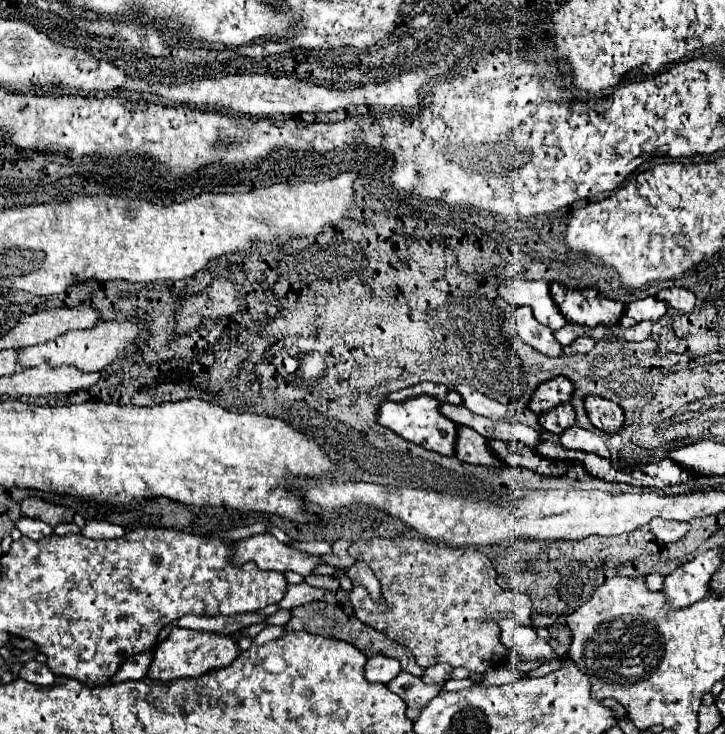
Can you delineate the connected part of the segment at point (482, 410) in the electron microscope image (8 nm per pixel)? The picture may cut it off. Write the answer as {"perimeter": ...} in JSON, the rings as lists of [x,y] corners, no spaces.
{"perimeter":[[[457,385],[453,389],[463,397],[463,405],[471,413],[483,415],[483,417],[489,417],[489,419],[507,419],[509,409],[505,405],[501,405],[501,403],[485,397],[475,387],[471,387],[471,385]]]}

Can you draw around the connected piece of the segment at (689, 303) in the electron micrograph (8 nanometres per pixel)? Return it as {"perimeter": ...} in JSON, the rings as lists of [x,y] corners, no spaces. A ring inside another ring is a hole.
{"perimeter":[[[673,287],[673,289],[663,289],[657,293],[657,299],[665,301],[669,307],[675,307],[681,313],[691,313],[695,309],[695,295],[689,289],[683,287]]]}

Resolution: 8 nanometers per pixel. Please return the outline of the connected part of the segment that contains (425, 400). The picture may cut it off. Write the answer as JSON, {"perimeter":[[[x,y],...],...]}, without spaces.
{"perimeter":[[[421,395],[421,397],[413,397],[413,399],[407,399],[403,403],[393,403],[393,401],[385,401],[379,409],[379,417],[377,421],[391,429],[393,433],[397,433],[399,437],[415,443],[415,445],[421,445],[429,451],[435,451],[435,453],[441,453],[441,455],[455,455],[455,439],[457,439],[457,425],[447,419],[445,415],[441,415],[439,411],[441,403],[429,395]]]}

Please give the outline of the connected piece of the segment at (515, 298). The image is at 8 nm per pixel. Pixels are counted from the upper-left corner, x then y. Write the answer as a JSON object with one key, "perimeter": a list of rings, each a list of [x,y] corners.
{"perimeter":[[[511,279],[499,287],[499,295],[515,307],[529,305],[533,309],[533,315],[537,317],[537,321],[543,323],[545,327],[549,327],[551,331],[557,331],[567,323],[565,317],[561,315],[559,307],[553,303],[549,283],[545,283],[545,281]]]}

